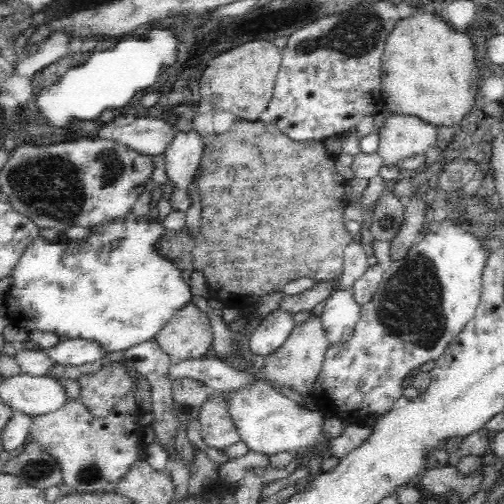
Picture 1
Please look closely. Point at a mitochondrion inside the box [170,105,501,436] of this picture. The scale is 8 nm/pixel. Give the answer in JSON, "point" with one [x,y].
{"point":[409,306]}

